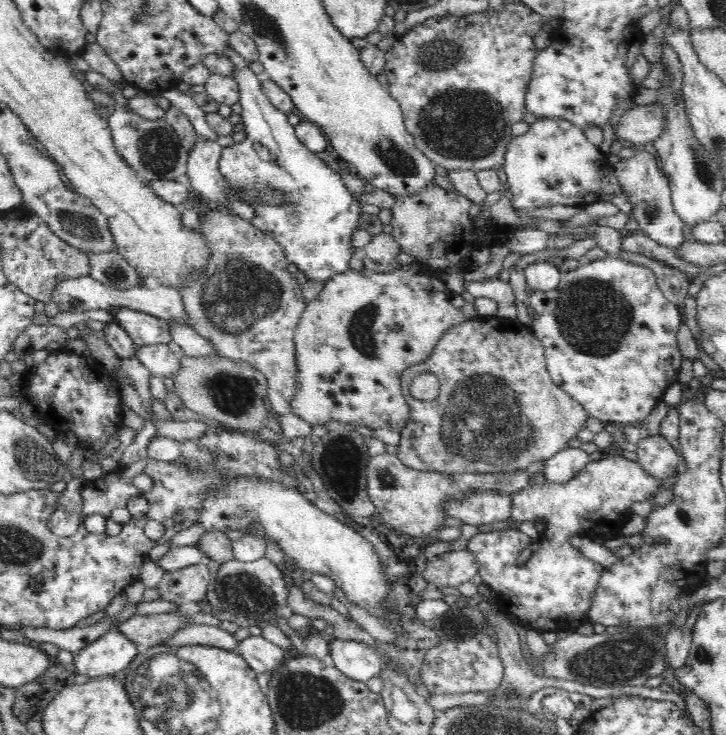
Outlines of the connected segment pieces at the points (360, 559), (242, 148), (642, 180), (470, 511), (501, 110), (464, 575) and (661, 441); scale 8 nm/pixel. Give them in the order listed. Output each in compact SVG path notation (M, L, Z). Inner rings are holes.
M242 475L225 479L229 480L227 487L214 491L201 510L199 522L206 530L230 532L238 528L248 533L246 528L250 528L252 520L261 522L265 532L283 548L294 570L325 574L344 590L350 602L365 608L372 615L382 614L380 604L384 604L389 588L380 569L382 565L378 555L374 553L374 545L368 543L366 537L322 512L300 491L282 487L279 480Z
M232 47L225 55L237 68L235 79L239 86L245 138L234 142L232 146L222 147L218 160L219 171L227 185L237 194L235 199L247 203L254 209L254 218L249 222L267 236L274 238L283 249L286 261L296 265L298 271L304 273L308 281L319 281L324 286L333 276L352 270L352 258L356 252L352 245L353 237L355 231L360 230L360 218L364 216L362 208L366 204L361 203L358 196L352 194L344 184L341 170L331 167L300 142L295 133L295 126L288 121L288 114L278 110L263 91L263 77L254 74L245 58L236 53ZM267 191L272 191L279 198L279 202L268 201Z
M649 147L642 148L629 159L614 160L613 167L620 185L624 186L624 191L630 195L628 201L634 207L632 214L638 222L639 230L645 236L651 237L659 246L676 249L685 243L682 233L684 222L674 211L669 183L658 170L654 151Z
M474 491L463 501L445 504L447 516L460 518L464 525L482 526L511 519L512 497L494 491Z
M506 3L505 7L496 12L488 8L485 13L472 13L467 16L452 16L429 18L423 23L408 29L404 35L398 35L392 48L385 52L385 67L389 93L400 103L407 131L414 137L417 147L435 164L447 171L472 170L478 172L484 169L494 171L503 168L505 154L513 139L512 128L518 121L524 121L525 96L533 73L533 64L539 50L534 45L534 36L542 30L543 16L528 8L524 3Z
M466 547L430 560L423 577L433 587L456 587L458 584L470 582L479 573L478 569L476 555Z
M662 435L645 438L637 445L633 457L650 476L658 480L666 480L677 474L680 460L674 448Z

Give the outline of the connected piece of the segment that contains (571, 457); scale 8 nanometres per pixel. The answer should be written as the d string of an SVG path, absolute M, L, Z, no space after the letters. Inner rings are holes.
M566 447L544 462L544 479L548 484L564 484L576 477L591 461L588 453L579 448Z

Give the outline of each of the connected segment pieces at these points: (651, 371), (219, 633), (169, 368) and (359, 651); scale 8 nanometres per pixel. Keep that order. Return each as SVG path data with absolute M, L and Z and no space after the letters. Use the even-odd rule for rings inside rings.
M619 258L597 259L564 273L554 290L535 291L528 298L536 311L536 321L530 328L545 347L545 361L554 384L582 404L590 417L609 425L642 422L670 383L678 382L683 358L677 342L681 315L678 307L664 297L656 279L650 268Z
M208 624L192 625L184 630L179 630L165 644L171 646L188 646L188 644L207 644L208 646L216 646L224 650L239 652L239 642L236 637L222 629L219 626L210 626Z
M147 344L137 350L140 362L152 375L162 379L174 378L180 370L181 355L170 351L167 344Z
M330 639L334 667L351 680L368 683L381 676L384 665L376 648L356 640Z

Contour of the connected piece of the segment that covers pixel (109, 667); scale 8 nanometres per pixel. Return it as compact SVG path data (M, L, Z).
M110 630L74 653L71 666L75 674L90 679L112 676L134 660L141 649L119 630Z

